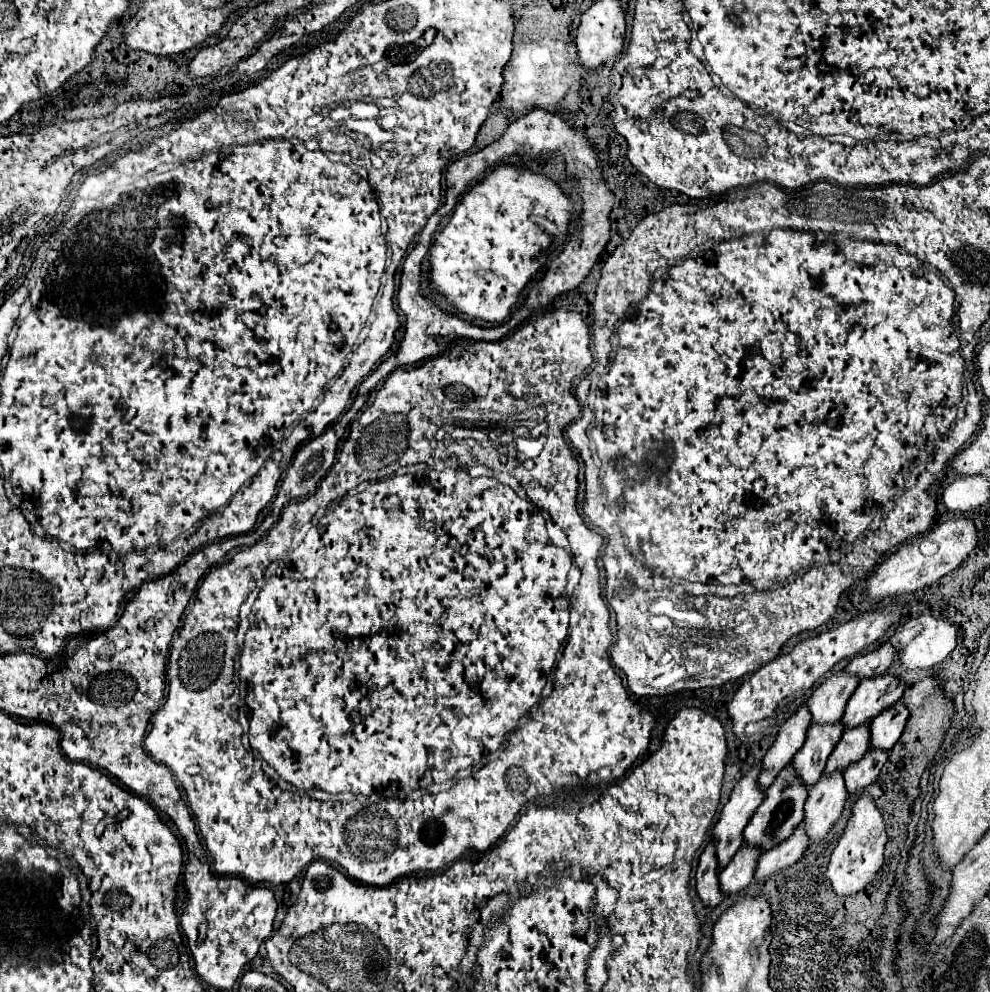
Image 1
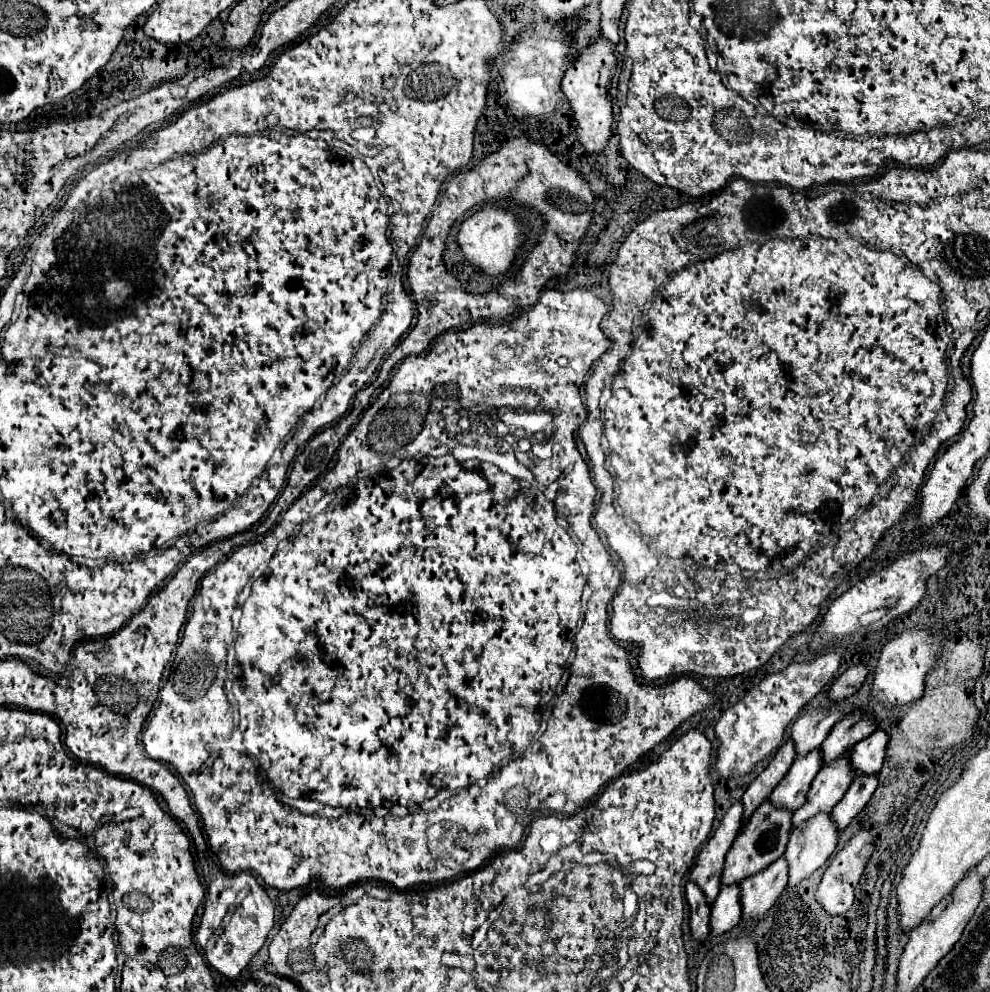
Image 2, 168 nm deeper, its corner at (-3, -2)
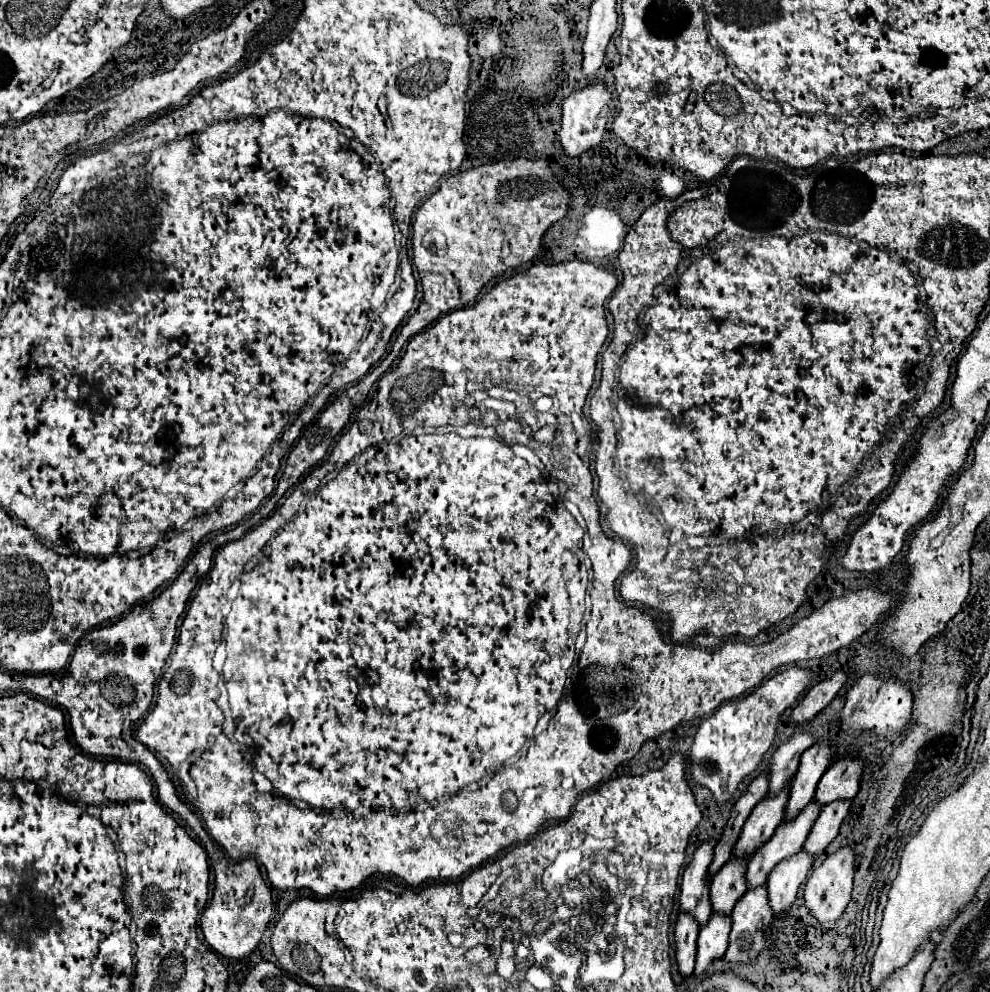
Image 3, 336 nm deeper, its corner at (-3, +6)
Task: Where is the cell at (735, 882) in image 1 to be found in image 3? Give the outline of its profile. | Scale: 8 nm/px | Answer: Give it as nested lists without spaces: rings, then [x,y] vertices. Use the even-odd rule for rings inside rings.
[[[712,914],[708,924],[700,928],[698,934],[698,952],[696,952],[696,976],[702,976],[706,968],[714,962],[720,960],[728,948],[728,932],[730,932],[732,920],[728,916]]]

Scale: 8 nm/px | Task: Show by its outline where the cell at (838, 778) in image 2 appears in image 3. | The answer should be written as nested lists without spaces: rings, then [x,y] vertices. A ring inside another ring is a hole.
[[[810,802],[796,816],[796,820],[792,820],[788,824],[780,824],[776,828],[772,840],[768,844],[764,844],[764,848],[760,848],[760,852],[756,852],[756,856],[752,856],[752,860],[746,866],[746,886],[748,888],[756,888],[756,886],[766,884],[768,874],[772,872],[772,868],[778,862],[800,852],[818,812],[820,812],[820,806]]]

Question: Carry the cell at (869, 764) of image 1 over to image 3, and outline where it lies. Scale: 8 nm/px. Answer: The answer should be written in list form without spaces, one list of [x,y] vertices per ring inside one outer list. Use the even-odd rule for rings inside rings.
[[[836,800],[832,804],[826,804],[824,810],[820,810],[820,816],[816,818],[816,822],[812,824],[802,850],[814,858],[824,854],[826,846],[838,836],[840,824],[846,818],[848,808],[850,808],[848,800]]]

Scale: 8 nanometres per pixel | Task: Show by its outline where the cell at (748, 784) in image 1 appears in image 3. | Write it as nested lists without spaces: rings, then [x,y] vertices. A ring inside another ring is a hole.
[[[716,840],[706,842],[696,850],[692,862],[684,870],[680,896],[678,896],[680,912],[688,912],[690,916],[694,916],[694,920],[700,926],[704,926],[712,916],[712,908],[708,904],[706,872],[708,872],[708,866],[712,862],[712,856],[714,856],[714,844],[716,844]]]

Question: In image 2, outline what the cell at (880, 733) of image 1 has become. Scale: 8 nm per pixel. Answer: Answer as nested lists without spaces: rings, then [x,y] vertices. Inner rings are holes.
[[[884,730],[874,732],[852,748],[850,760],[856,774],[876,774],[882,768],[888,746],[888,734]]]

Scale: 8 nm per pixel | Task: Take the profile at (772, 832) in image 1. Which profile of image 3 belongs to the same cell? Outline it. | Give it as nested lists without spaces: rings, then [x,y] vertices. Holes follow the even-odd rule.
[[[728,860],[710,882],[710,902],[714,914],[730,914],[736,902],[744,896],[744,860]]]

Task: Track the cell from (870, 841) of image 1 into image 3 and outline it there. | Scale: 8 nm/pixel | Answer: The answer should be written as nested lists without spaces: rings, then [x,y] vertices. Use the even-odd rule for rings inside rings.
[[[840,848],[836,854],[828,856],[822,864],[818,864],[808,880],[806,880],[806,888],[804,888],[804,900],[806,906],[810,910],[810,914],[820,922],[836,922],[844,908],[850,902],[850,894],[852,894],[852,876],[854,876],[854,852],[850,848]]]

